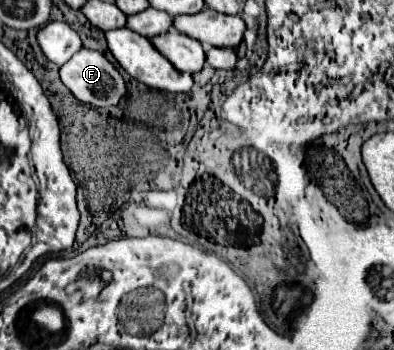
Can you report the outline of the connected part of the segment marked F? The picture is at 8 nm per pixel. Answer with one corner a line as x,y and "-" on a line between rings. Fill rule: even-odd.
85,48
79,50
67,64
61,66
59,74
61,74
61,82
73,92
73,96
79,102
85,102
91,106
113,108
113,106
119,106
119,102
127,96
125,78
101,52
95,52
95,50
85,50

